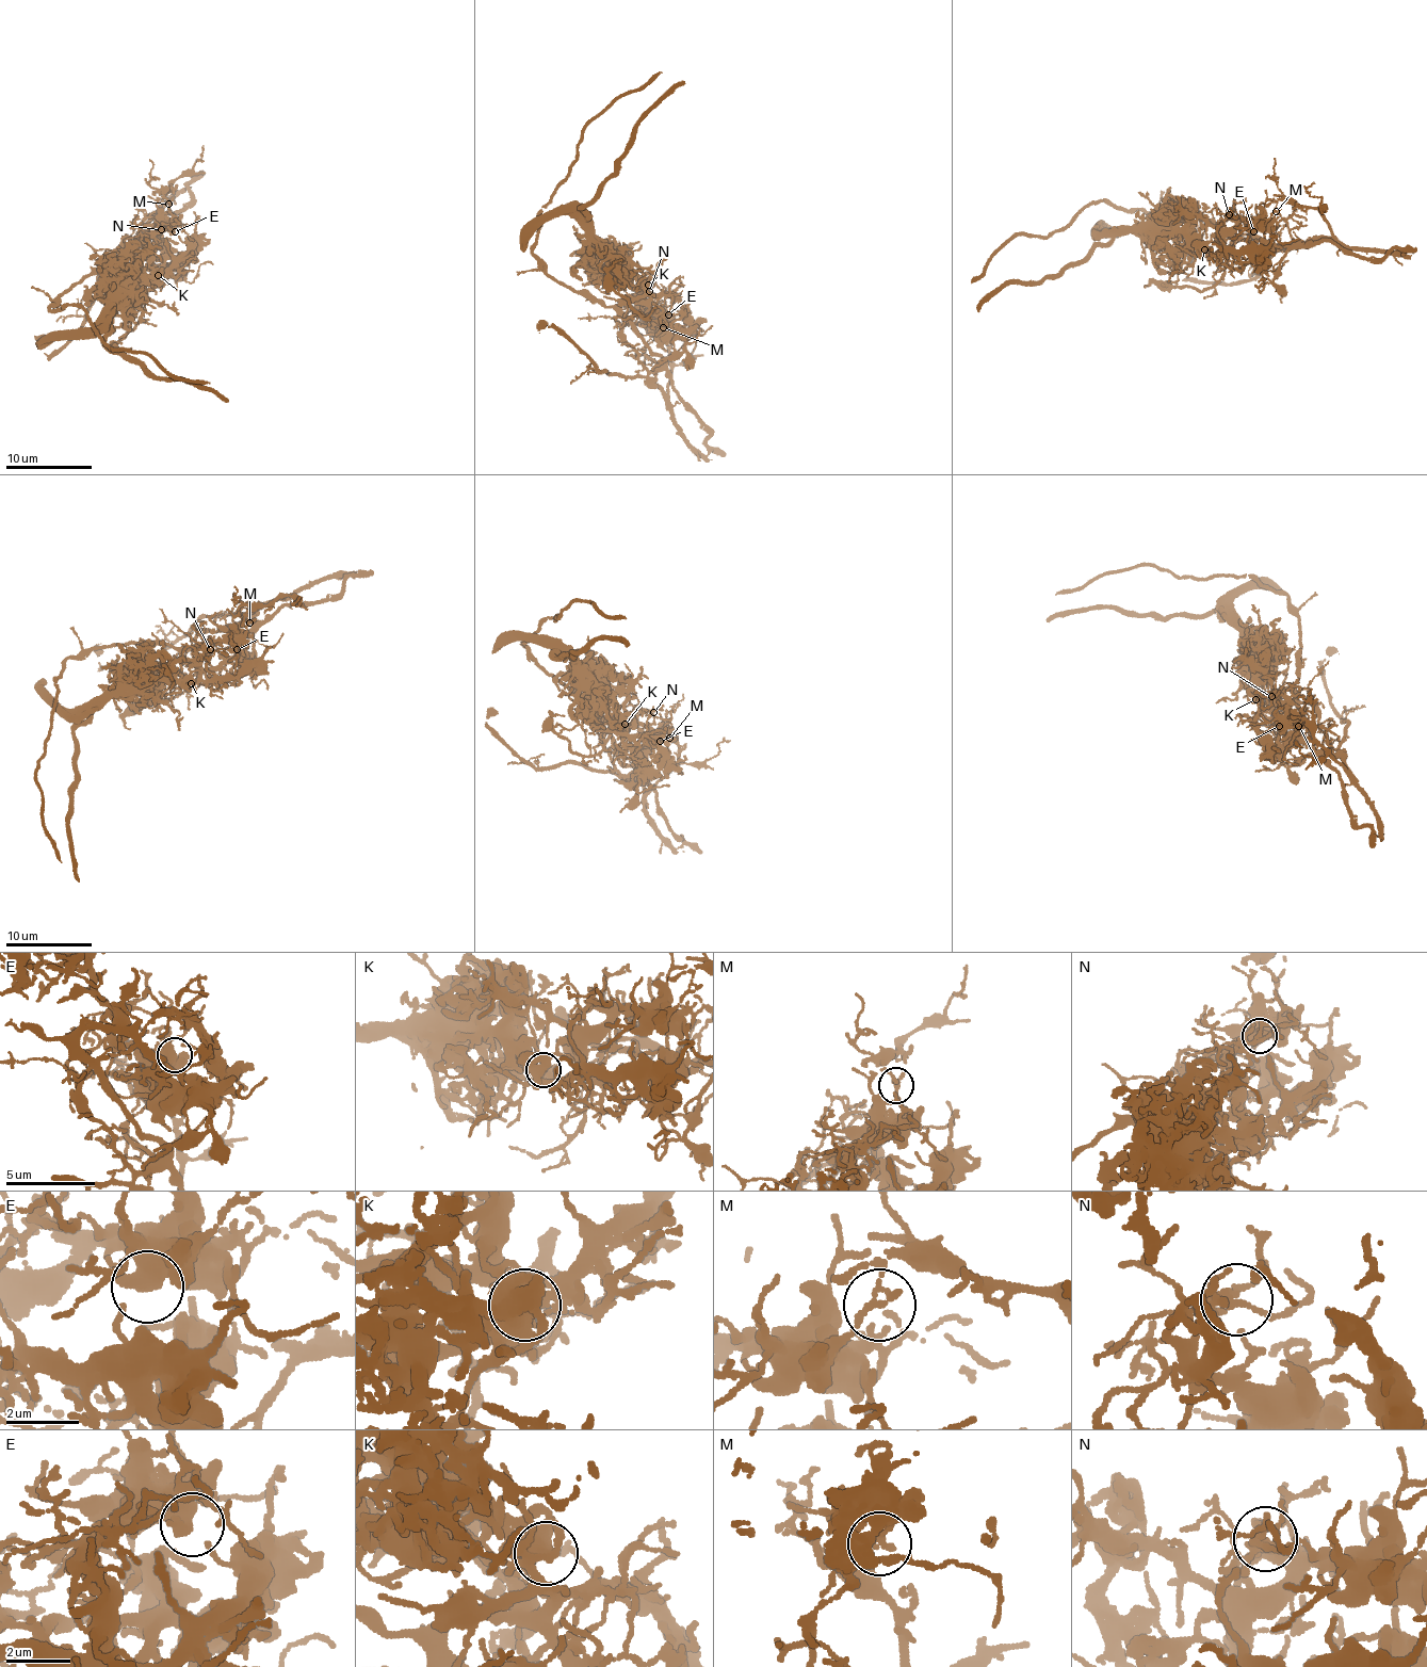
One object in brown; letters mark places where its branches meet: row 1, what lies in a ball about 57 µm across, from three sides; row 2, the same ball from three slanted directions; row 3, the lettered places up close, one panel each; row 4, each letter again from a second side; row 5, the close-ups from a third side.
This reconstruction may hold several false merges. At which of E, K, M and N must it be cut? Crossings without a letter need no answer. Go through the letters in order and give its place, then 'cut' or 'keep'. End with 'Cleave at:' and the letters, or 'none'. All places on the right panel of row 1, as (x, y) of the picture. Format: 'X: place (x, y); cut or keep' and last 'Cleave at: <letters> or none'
E: place (1253, 231); keep
K: place (1204, 249); cut
M: place (1276, 211); cut
N: place (1229, 214); keep
Cleave at: K, M

